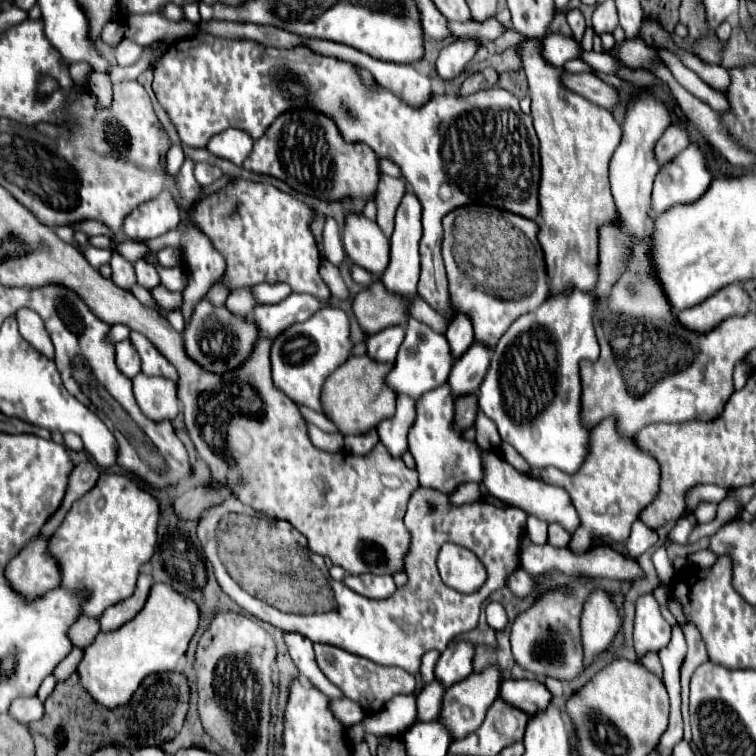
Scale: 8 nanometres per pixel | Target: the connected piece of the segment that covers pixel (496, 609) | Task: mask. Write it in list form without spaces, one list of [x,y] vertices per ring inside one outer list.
[[[490,602],[490,604],[486,606],[486,620],[488,620],[488,624],[490,624],[496,632],[502,632],[502,630],[506,628],[506,624],[508,624],[508,616],[506,616],[506,610],[502,608],[502,604]]]

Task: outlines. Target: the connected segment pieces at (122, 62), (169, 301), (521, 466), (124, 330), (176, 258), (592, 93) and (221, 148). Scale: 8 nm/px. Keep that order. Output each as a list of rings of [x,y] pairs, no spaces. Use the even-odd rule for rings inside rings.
[[[124,38],[116,48],[114,48],[114,52],[116,52],[116,62],[118,62],[118,66],[132,66],[138,58],[140,58],[140,54],[142,54],[142,46],[138,46],[138,44],[134,44],[134,42],[130,42],[128,38]]]
[[[156,286],[154,290],[150,290],[154,302],[158,304],[158,308],[162,310],[174,310],[182,304],[182,294],[178,292],[168,292],[164,286]]]
[[[502,444],[502,454],[504,454],[504,458],[506,458],[506,462],[510,462],[518,472],[522,472],[522,474],[528,474],[528,470],[530,470],[530,466],[526,464],[526,460],[512,448],[512,446],[508,446],[508,444]]]
[[[114,324],[108,338],[110,338],[110,342],[120,342],[120,340],[126,340],[130,336],[130,332],[132,330],[126,324]]]
[[[170,246],[162,248],[160,252],[156,252],[156,258],[158,258],[158,262],[160,262],[162,266],[166,266],[166,268],[178,266],[178,264],[182,262],[182,258],[180,258],[180,250],[178,250],[178,248],[170,248]]]
[[[564,72],[562,76],[562,84],[576,94],[582,94],[588,102],[602,106],[606,110],[612,110],[612,106],[618,102],[618,94],[614,86],[604,84],[600,78],[596,78],[590,72],[582,72],[582,74],[570,74]]]
[[[226,130],[222,134],[216,134],[210,140],[208,150],[218,158],[224,158],[236,166],[242,166],[242,162],[252,152],[252,144],[254,142],[248,134],[242,134],[240,130]]]

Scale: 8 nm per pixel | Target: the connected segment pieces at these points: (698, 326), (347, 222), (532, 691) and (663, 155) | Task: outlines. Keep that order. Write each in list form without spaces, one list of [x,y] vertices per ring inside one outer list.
[[[730,284],[706,298],[702,304],[678,312],[678,320],[694,332],[708,332],[729,316],[743,316],[749,310],[748,292],[740,284]]]
[[[348,212],[344,216],[342,246],[348,258],[374,276],[382,276],[390,262],[390,242],[380,226],[364,214]]]
[[[510,678],[502,682],[500,698],[528,714],[538,714],[546,710],[546,706],[552,700],[552,694],[538,680],[512,680]]]
[[[672,124],[664,136],[658,140],[656,144],[656,158],[660,164],[670,162],[674,156],[678,156],[686,146],[690,144],[690,136],[684,128],[680,128],[678,124]]]

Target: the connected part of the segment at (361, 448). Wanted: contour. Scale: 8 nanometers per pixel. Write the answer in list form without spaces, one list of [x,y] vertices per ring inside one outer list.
[[[368,430],[360,436],[344,436],[344,450],[356,456],[366,456],[378,444],[378,432]]]

